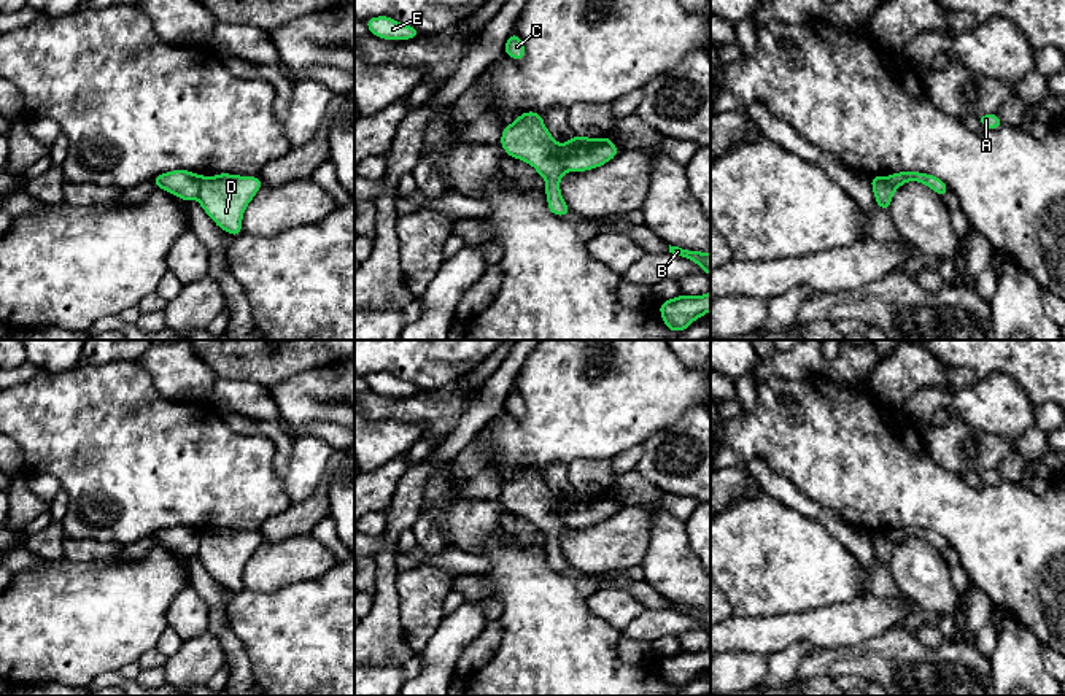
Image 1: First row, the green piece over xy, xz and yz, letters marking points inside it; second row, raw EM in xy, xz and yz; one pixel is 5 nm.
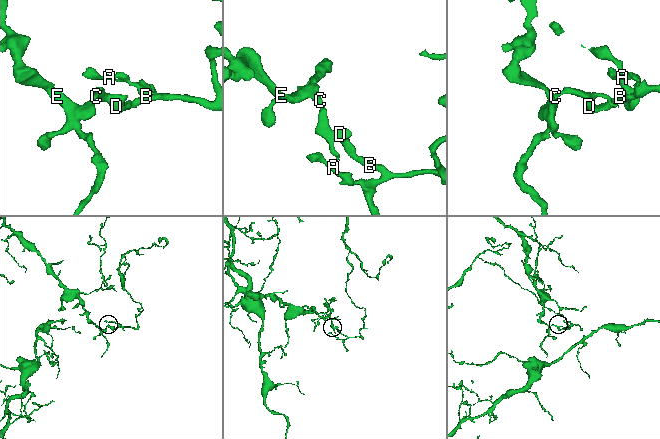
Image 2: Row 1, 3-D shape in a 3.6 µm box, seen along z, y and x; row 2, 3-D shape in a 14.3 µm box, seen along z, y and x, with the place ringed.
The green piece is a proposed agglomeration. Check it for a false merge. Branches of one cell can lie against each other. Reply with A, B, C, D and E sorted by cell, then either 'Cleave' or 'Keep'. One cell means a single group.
Groups: A B D / C E. Cleave

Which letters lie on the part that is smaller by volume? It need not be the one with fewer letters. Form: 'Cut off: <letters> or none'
Cut off: A, B, D

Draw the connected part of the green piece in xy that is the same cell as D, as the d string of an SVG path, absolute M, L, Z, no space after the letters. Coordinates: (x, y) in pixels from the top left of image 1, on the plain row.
M230 529L203 532L197 556L219 585L238 593L243 569L261 542L259 532Z

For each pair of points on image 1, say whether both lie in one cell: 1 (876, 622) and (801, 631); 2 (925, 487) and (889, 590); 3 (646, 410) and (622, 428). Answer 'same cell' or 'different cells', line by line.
1: same cell
2: different cells
3: same cell

